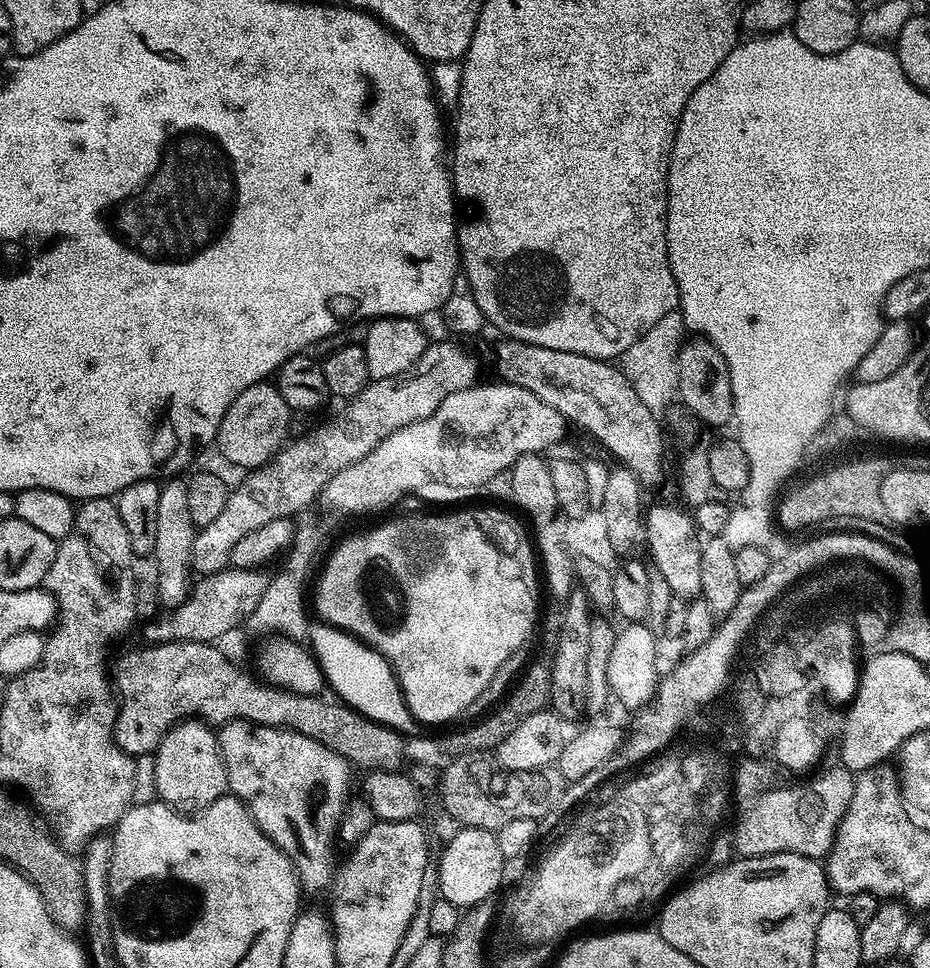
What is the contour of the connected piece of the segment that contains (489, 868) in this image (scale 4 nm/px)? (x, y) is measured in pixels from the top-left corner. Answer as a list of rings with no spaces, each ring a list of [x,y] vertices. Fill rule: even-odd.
[[[461,827],[448,840],[444,853],[438,859],[438,892],[446,902],[454,902],[454,906],[466,909],[473,904],[495,897],[504,879],[504,855],[498,850],[498,838],[490,830]]]

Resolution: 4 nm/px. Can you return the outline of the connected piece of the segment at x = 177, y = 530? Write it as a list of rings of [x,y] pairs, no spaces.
[[[187,479],[172,480],[161,487],[158,494],[158,534],[156,535],[156,571],[157,598],[165,609],[173,610],[184,600],[192,590],[193,581],[188,580],[188,572],[192,568],[192,547],[198,531],[196,524],[190,518],[190,505],[186,490]]]

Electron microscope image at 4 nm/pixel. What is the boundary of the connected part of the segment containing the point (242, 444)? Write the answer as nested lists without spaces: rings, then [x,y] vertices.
[[[275,383],[255,384],[242,390],[242,394],[238,394],[234,402],[230,402],[230,410],[226,410],[218,426],[215,447],[220,447],[221,454],[236,468],[244,468],[243,470],[261,468],[284,447],[289,439],[288,427],[291,426],[292,419],[294,413],[288,407],[286,398],[282,398],[280,389]]]

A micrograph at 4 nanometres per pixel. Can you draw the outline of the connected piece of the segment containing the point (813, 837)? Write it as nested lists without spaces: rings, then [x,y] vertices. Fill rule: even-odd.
[[[843,766],[835,767],[814,777],[809,784],[796,784],[793,788],[769,787],[759,793],[747,805],[744,817],[732,832],[735,855],[743,858],[789,852],[813,858],[827,857],[836,837],[836,828],[842,822],[846,806],[850,806],[850,798],[854,794],[853,773]]]

